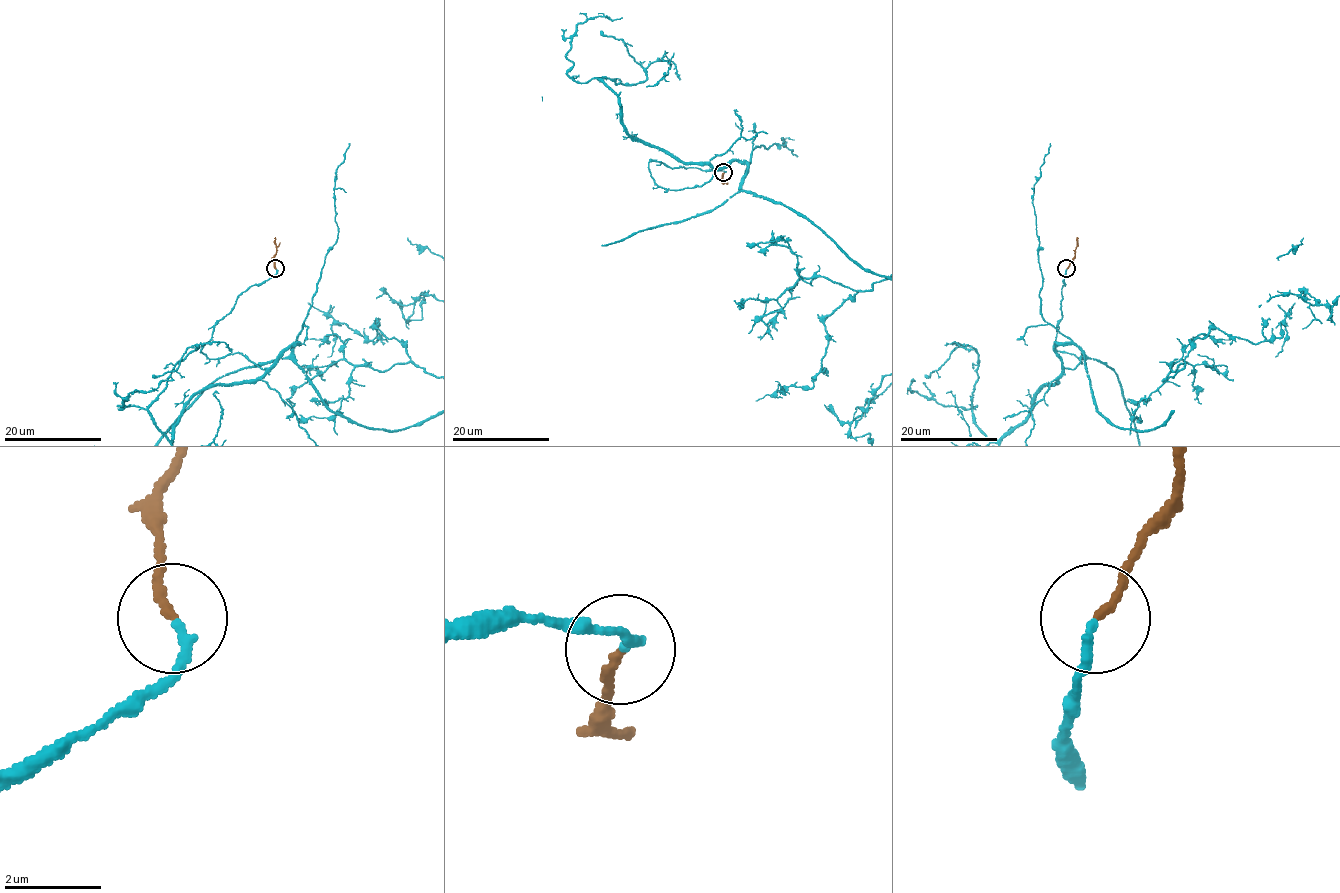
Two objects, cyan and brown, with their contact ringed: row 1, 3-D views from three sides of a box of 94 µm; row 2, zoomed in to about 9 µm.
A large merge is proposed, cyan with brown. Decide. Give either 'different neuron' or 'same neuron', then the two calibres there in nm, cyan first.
same neuron; 200 nm thick on the cyan side, 160 nm on the other

